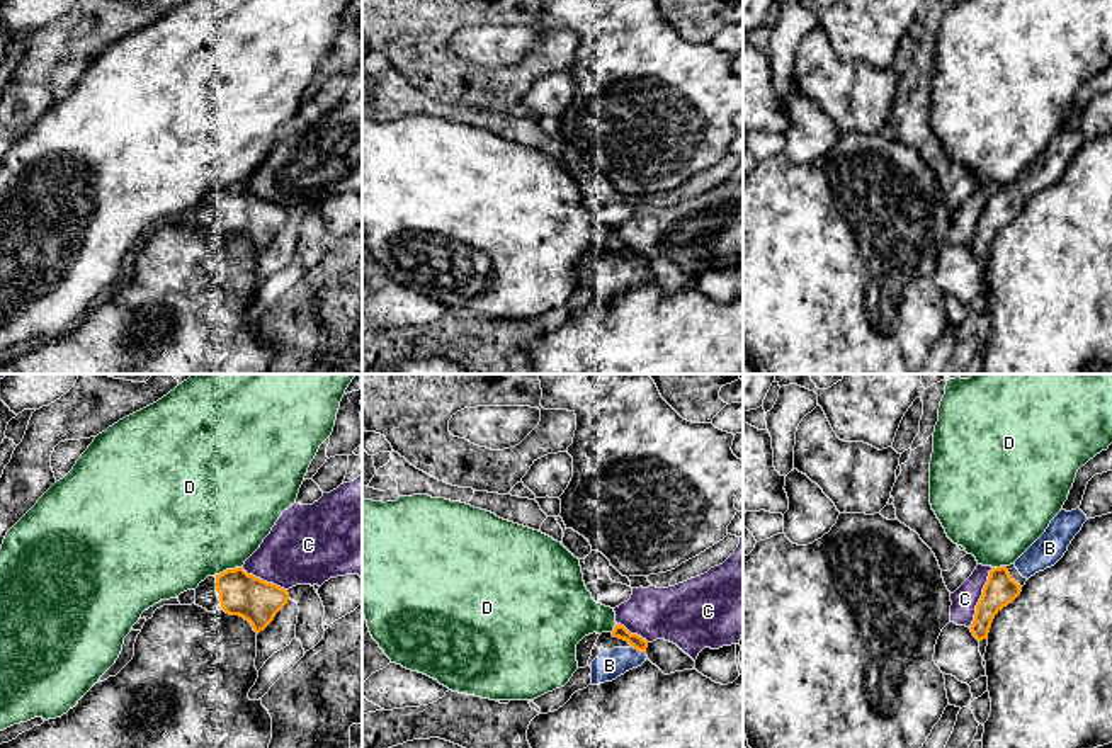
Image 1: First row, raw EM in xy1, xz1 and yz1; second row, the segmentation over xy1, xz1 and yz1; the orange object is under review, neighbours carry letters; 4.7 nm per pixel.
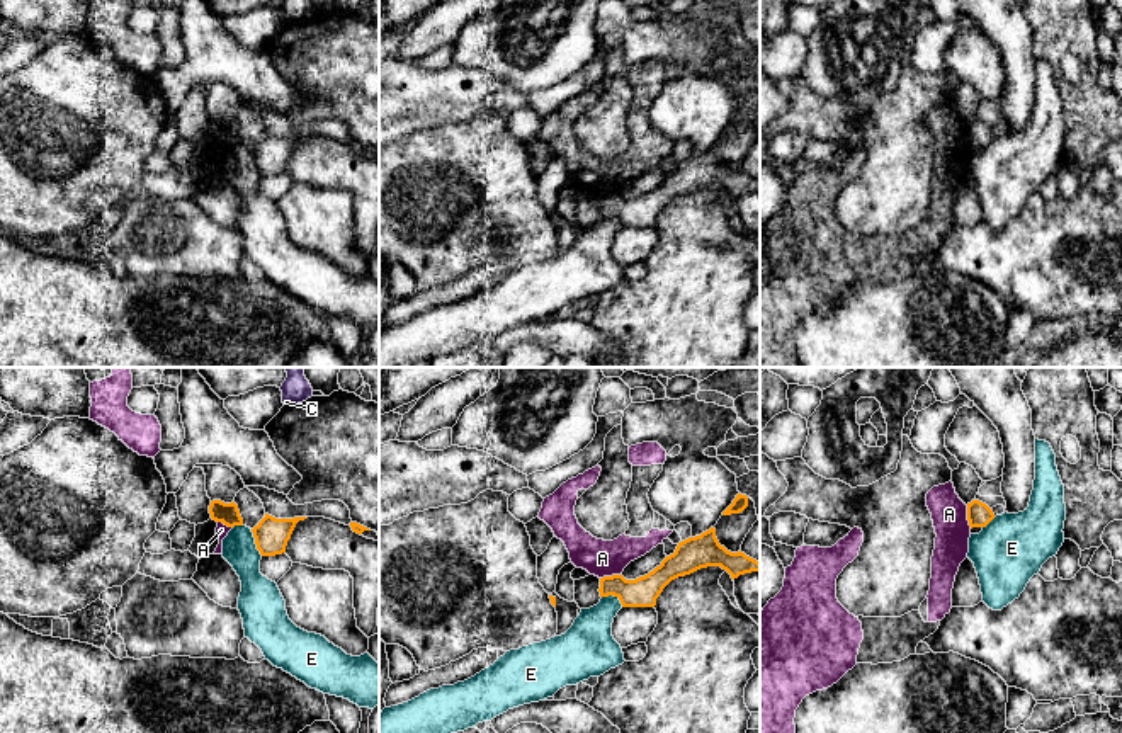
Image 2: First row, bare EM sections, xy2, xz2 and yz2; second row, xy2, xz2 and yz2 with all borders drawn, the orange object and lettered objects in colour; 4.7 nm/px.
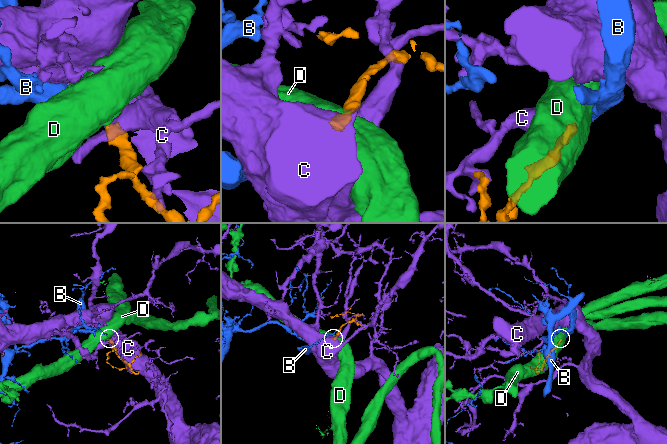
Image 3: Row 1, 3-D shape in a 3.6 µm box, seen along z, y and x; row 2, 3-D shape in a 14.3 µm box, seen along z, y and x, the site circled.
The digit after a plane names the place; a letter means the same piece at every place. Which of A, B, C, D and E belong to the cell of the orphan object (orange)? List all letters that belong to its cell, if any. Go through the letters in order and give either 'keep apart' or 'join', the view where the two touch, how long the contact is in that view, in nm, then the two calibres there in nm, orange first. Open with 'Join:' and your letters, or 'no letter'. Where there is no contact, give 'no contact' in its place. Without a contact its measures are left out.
Join: B
A: keep apart | yz2 | 110 nm | 110/170 nm
B: join | xz1 | 70 nm | 70/140 nm
C: keep apart | yz1 | 300 nm | 150/120 nm
D: keep apart | xy1 | 130 nm | 200/500 nm
E: keep apart | xy2 | 140 nm | 160/180 nm

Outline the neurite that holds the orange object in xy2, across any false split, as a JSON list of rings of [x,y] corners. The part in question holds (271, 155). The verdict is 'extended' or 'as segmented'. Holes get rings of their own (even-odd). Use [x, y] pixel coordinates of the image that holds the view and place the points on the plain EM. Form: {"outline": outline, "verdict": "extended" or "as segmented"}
{"outline": [[[269,133],[252,148],[257,168],[262,175],[275,175],[286,172],[287,160],[299,139],[308,136],[294,138],[275,138]]], "verdict": "as segmented"}

